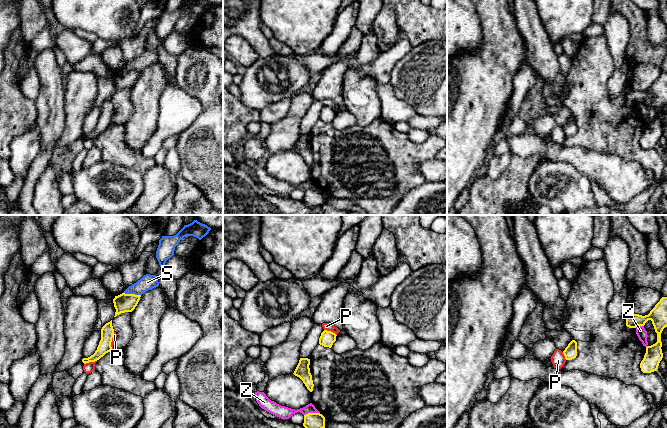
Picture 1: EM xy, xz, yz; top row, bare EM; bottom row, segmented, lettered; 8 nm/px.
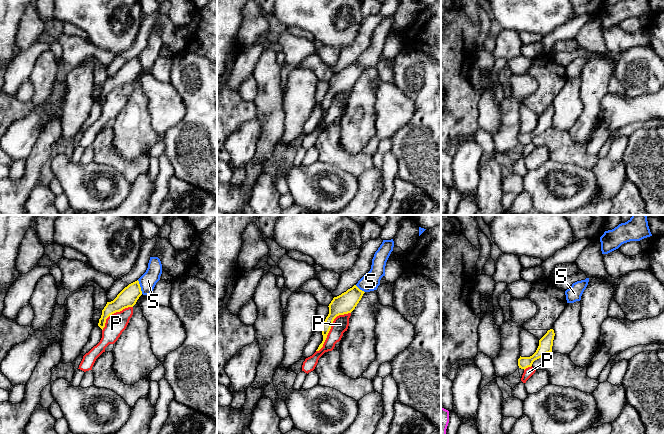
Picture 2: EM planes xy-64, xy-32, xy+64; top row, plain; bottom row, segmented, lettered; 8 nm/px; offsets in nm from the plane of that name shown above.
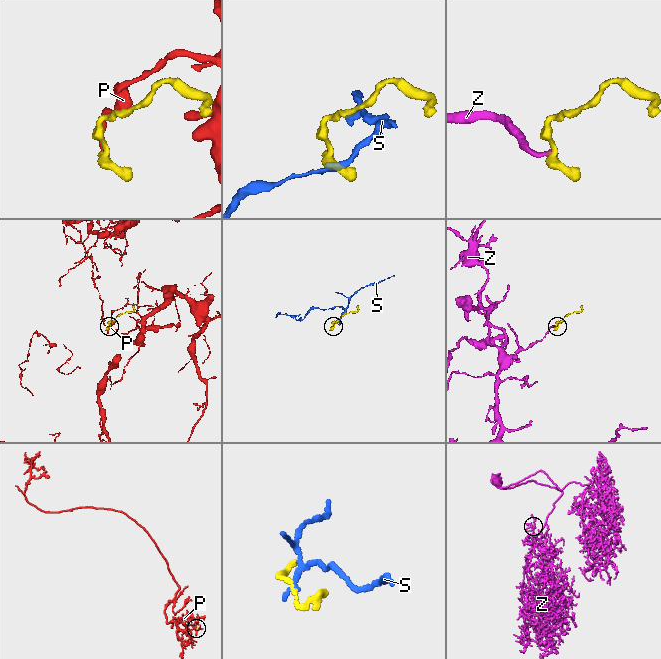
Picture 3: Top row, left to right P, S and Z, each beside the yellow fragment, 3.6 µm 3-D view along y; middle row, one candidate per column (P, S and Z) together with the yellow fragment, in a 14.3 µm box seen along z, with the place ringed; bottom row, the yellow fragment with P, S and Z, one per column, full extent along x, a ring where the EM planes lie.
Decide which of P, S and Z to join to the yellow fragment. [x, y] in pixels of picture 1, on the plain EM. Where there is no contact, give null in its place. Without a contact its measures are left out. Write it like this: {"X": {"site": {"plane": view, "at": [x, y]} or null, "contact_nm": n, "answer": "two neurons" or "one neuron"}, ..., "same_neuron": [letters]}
{"P": {"site": {"plane": "xy", "at": [90, 137]}, "contact_nm": 110, "answer": "two neurons"}, "S": {"site": {"plane": "xy", "at": [132, 70]}, "contact_nm": 150, "answer": "two neurons"}, "Z": {"site": {"plane": "xz", "at": [311, 189]}, "contact_nm": 130, "answer": "two neurons"}, "same_neuron": []}

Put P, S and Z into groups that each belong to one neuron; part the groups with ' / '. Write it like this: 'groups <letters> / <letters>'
groups P / S / Z

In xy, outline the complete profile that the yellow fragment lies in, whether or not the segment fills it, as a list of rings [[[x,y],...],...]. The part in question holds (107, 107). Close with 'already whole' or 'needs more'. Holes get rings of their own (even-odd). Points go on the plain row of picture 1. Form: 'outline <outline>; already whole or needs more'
outline [[[112,96],[106,99],[101,105],[101,116],[97,123],[97,126],[93,131],[88,134],[83,134],[82,138],[84,140],[89,138],[95,138],[103,133],[106,129],[112,127],[111,118],[114,110],[114,105],[112,102]]]; already whole

